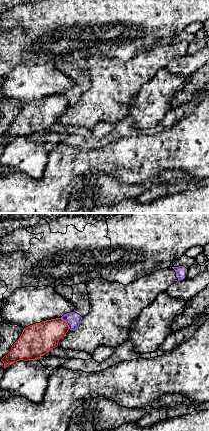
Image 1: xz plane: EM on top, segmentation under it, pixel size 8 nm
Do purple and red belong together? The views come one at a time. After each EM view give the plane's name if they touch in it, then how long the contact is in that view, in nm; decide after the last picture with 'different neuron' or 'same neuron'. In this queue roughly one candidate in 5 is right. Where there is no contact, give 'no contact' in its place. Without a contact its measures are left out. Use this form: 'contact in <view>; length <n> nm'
contact in xz; length 120 nm

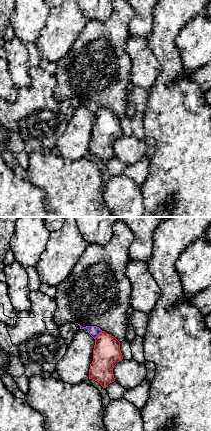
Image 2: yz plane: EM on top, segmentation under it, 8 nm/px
contact in yz; length 90 nm

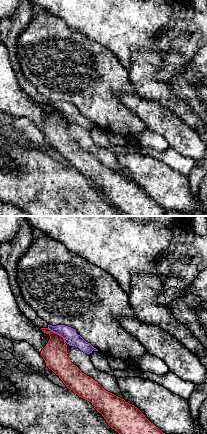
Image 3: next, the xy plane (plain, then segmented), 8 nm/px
contact in xy; length 190 nm

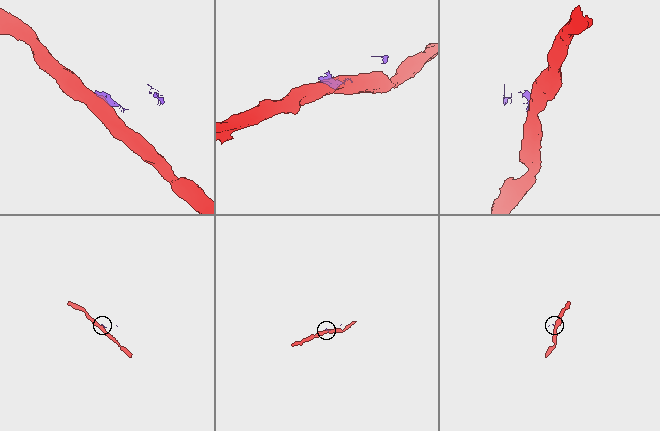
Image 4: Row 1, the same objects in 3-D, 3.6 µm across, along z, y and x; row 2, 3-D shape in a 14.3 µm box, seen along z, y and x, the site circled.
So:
different neuron

